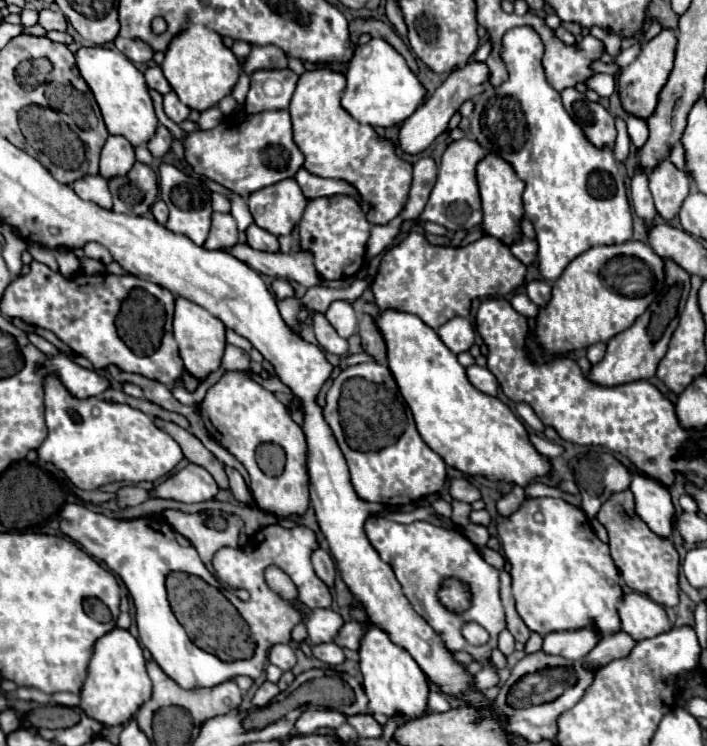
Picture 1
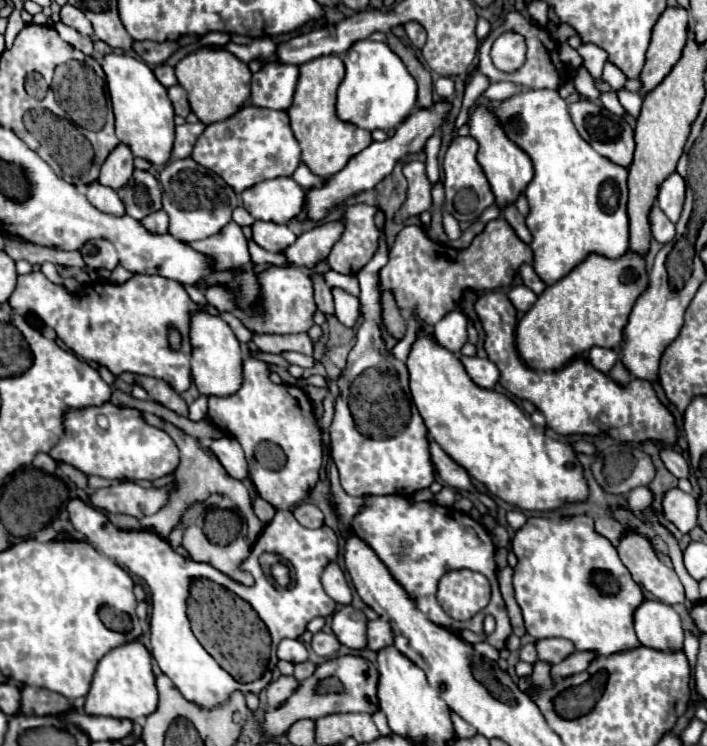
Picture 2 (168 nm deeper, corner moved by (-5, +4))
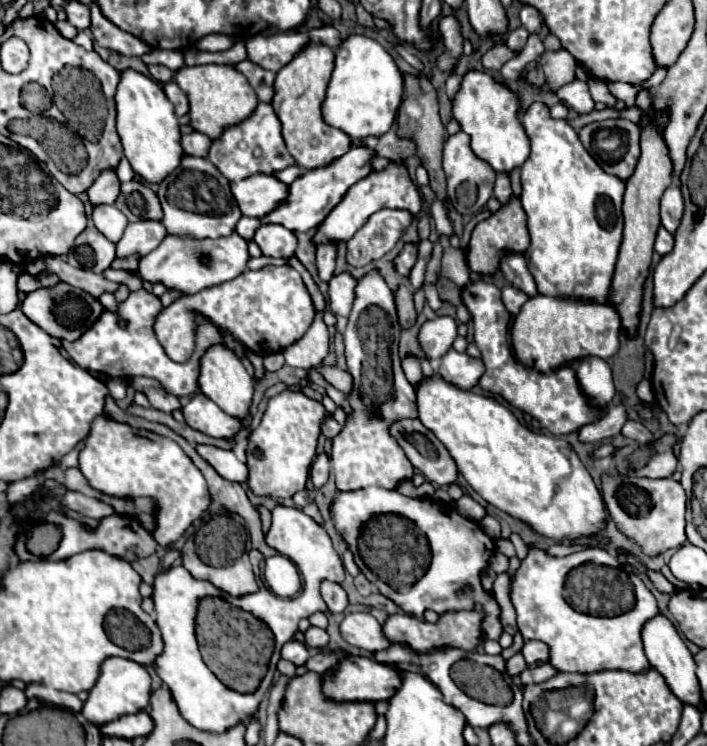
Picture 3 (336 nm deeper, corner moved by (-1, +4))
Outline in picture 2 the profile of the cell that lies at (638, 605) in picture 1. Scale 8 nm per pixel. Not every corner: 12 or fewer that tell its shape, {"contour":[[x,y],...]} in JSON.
{"contour":[[648,599],[634,613],[640,643],[682,651],[678,613]]}

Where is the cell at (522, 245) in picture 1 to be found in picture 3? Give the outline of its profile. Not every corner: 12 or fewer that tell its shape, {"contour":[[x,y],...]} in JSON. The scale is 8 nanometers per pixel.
{"contour":[[498,173],[494,197],[506,205],[512,197],[510,177]]}

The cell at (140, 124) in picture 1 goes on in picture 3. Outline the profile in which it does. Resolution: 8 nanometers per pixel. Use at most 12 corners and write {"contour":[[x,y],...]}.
{"contour":[[120,71],[116,131],[132,169],[166,179],[184,155],[152,77]]}

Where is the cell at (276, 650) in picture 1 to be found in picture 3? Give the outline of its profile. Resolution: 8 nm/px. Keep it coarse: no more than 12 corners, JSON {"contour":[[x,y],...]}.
{"contour":[[288,641],[282,647],[282,659],[296,667],[308,661],[306,645]]}

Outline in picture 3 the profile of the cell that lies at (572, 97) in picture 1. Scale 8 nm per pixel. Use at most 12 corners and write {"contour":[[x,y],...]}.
{"contour":[[626,119],[584,125],[586,151],[626,181],[640,155],[640,127]]}

